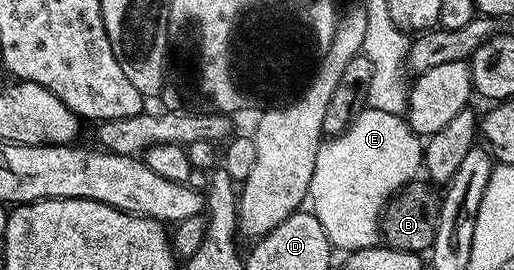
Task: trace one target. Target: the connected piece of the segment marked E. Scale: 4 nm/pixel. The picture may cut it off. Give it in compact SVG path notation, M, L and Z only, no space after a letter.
M366 108L351 121L345 132L319 143L317 164L313 164L309 210L321 220L321 228L325 228L325 236L329 236L336 251L369 248L380 241L383 208L394 194L416 177L415 169L418 171L423 165L424 145L424 139L411 130L403 114Z

